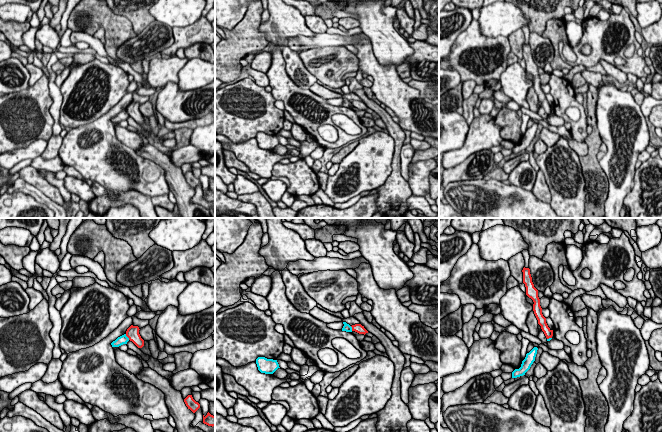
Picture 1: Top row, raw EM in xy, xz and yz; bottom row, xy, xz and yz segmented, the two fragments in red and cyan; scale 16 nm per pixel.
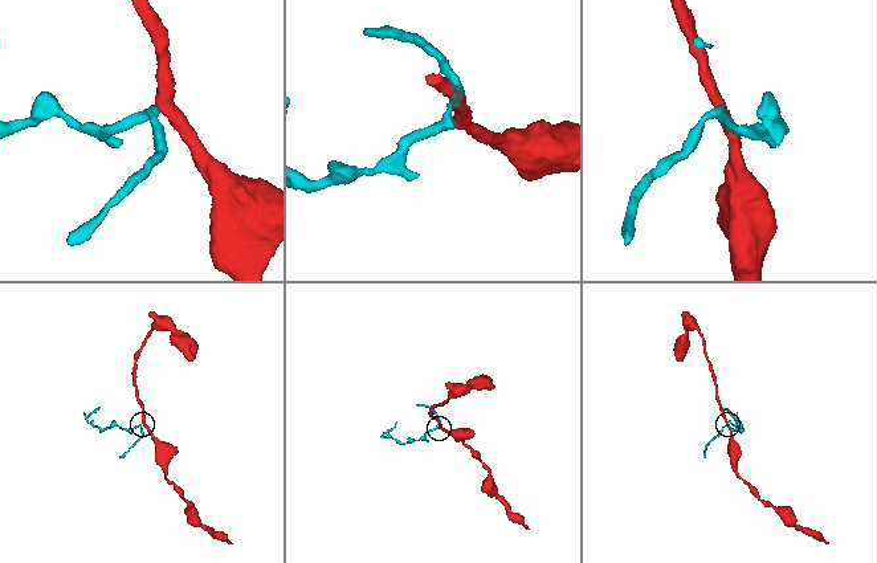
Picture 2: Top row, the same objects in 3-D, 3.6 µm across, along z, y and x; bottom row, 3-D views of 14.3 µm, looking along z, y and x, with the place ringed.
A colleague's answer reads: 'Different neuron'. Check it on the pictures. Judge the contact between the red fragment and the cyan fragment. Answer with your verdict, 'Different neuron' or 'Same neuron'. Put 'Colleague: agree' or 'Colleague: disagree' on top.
Colleague: agree
Different neuron

